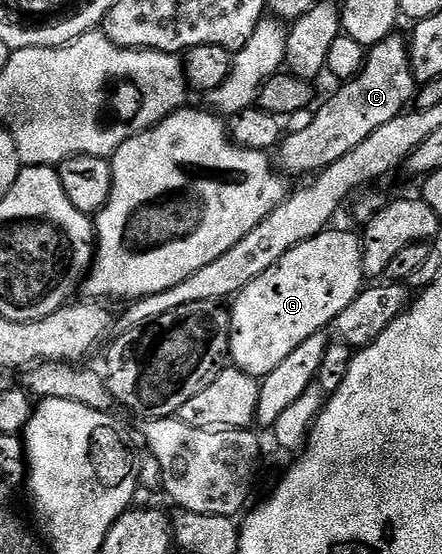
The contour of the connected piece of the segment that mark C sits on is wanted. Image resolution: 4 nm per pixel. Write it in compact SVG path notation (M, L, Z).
M396 36L384 38L378 46L372 47L368 51L364 69L355 77L348 79L342 86L345 87L322 110L320 108L316 111L316 117L303 132L286 133L282 137L279 143L279 151L281 150L279 166L282 171L301 172L309 174L308 176L316 175L367 140L381 125L387 124L389 120L393 120L403 113L407 106L405 102L412 103L415 98L415 79L410 66L409 47L406 39L404 37L403 39L396 38Z

